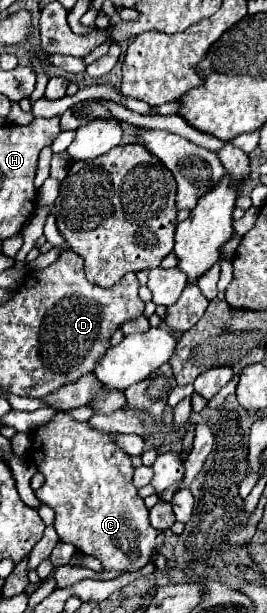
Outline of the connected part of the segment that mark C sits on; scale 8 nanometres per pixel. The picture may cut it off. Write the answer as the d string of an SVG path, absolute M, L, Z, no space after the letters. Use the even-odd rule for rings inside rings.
M56 412L48 424L32 432L30 458L34 460L38 472L44 474L44 484L34 494L42 504L50 506L56 512L54 528L60 536L60 542L70 542L80 552L98 558L104 570L134 572L146 566L150 562L150 556L158 552L158 546L162 546L164 542L164 534L150 526L148 508L138 496L136 486L132 484L132 460L116 444L116 438L112 434L96 432L88 422L74 420L70 412Z

